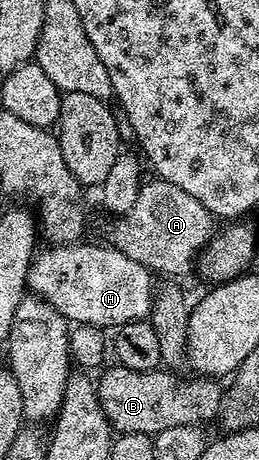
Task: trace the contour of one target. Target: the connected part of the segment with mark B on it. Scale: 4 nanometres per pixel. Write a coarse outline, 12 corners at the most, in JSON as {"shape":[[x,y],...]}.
{"shape":[[118,364],[98,379],[119,434],[216,421],[218,381]]}

